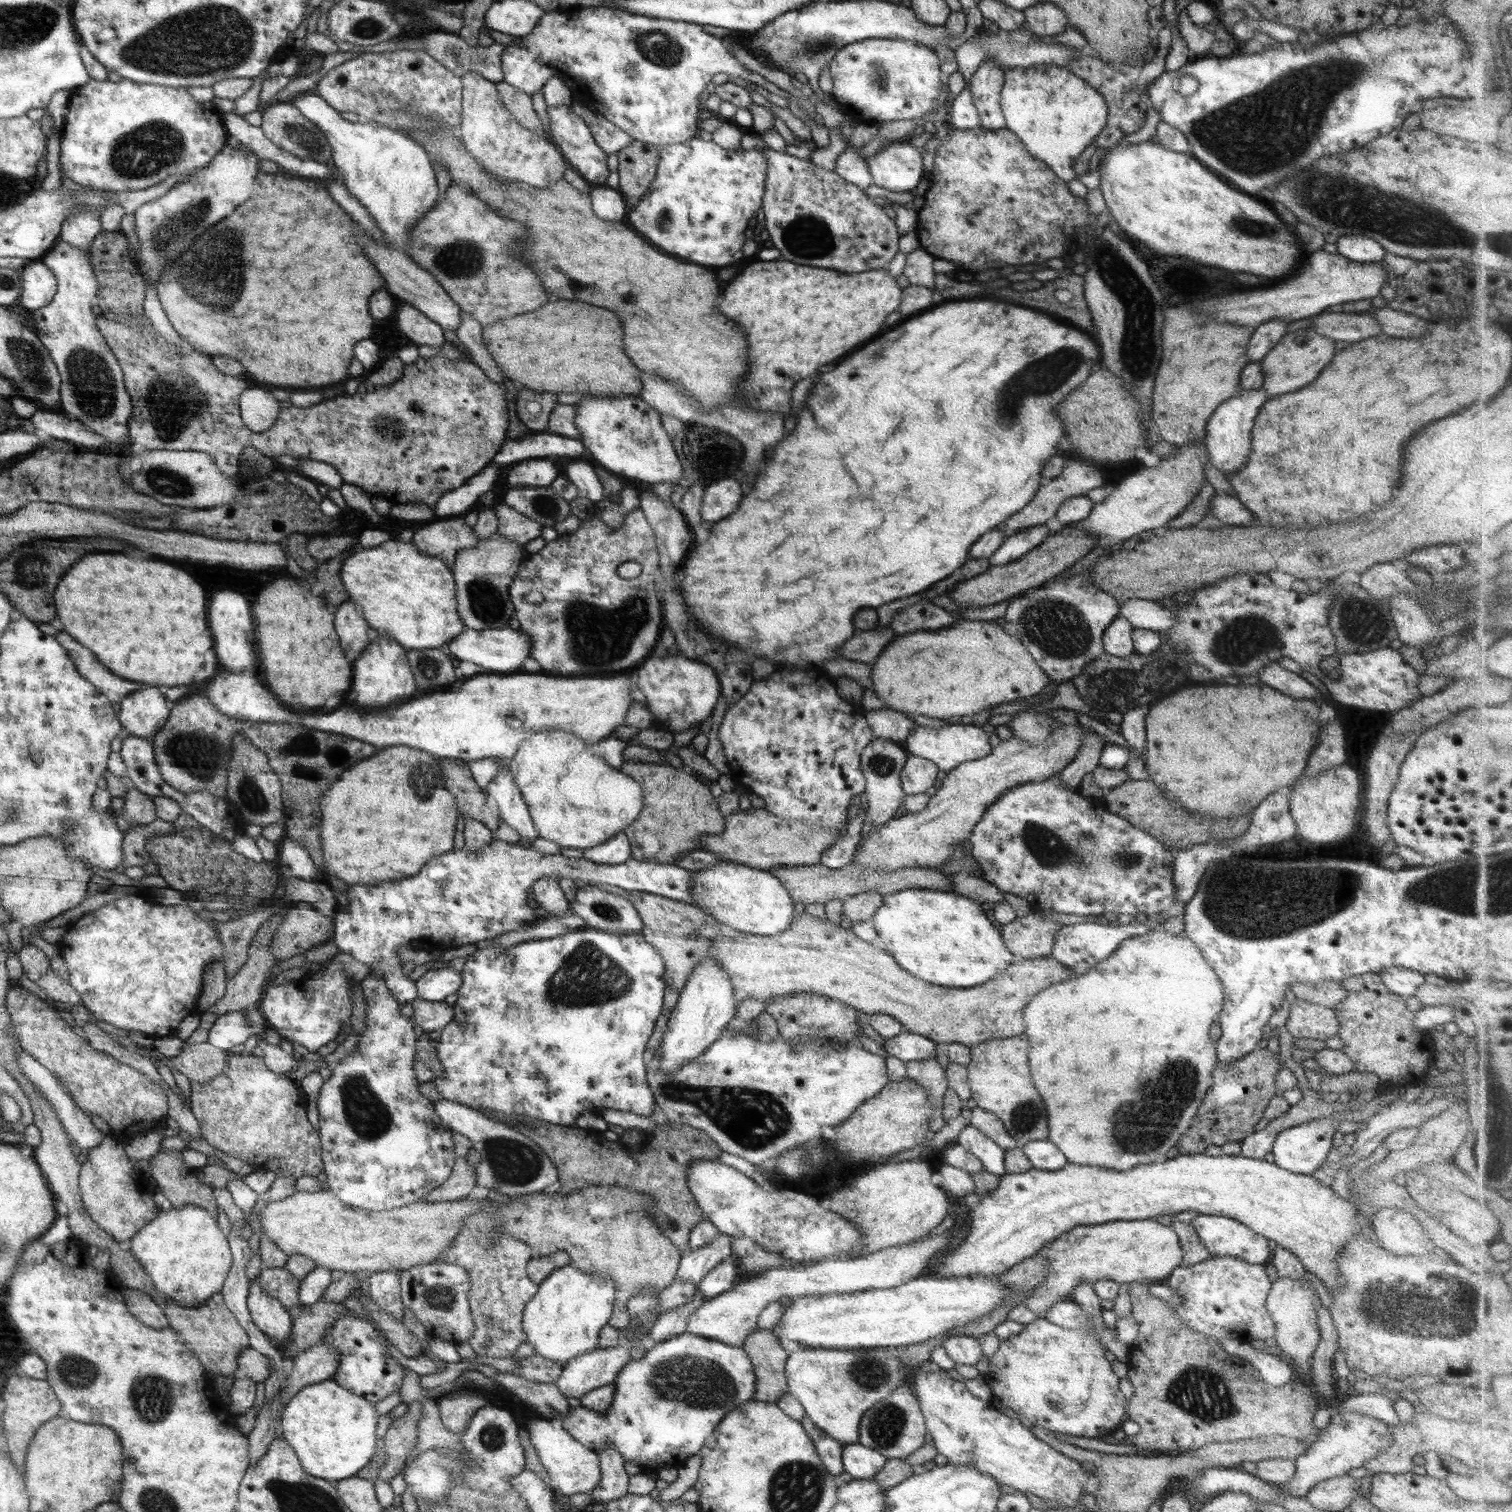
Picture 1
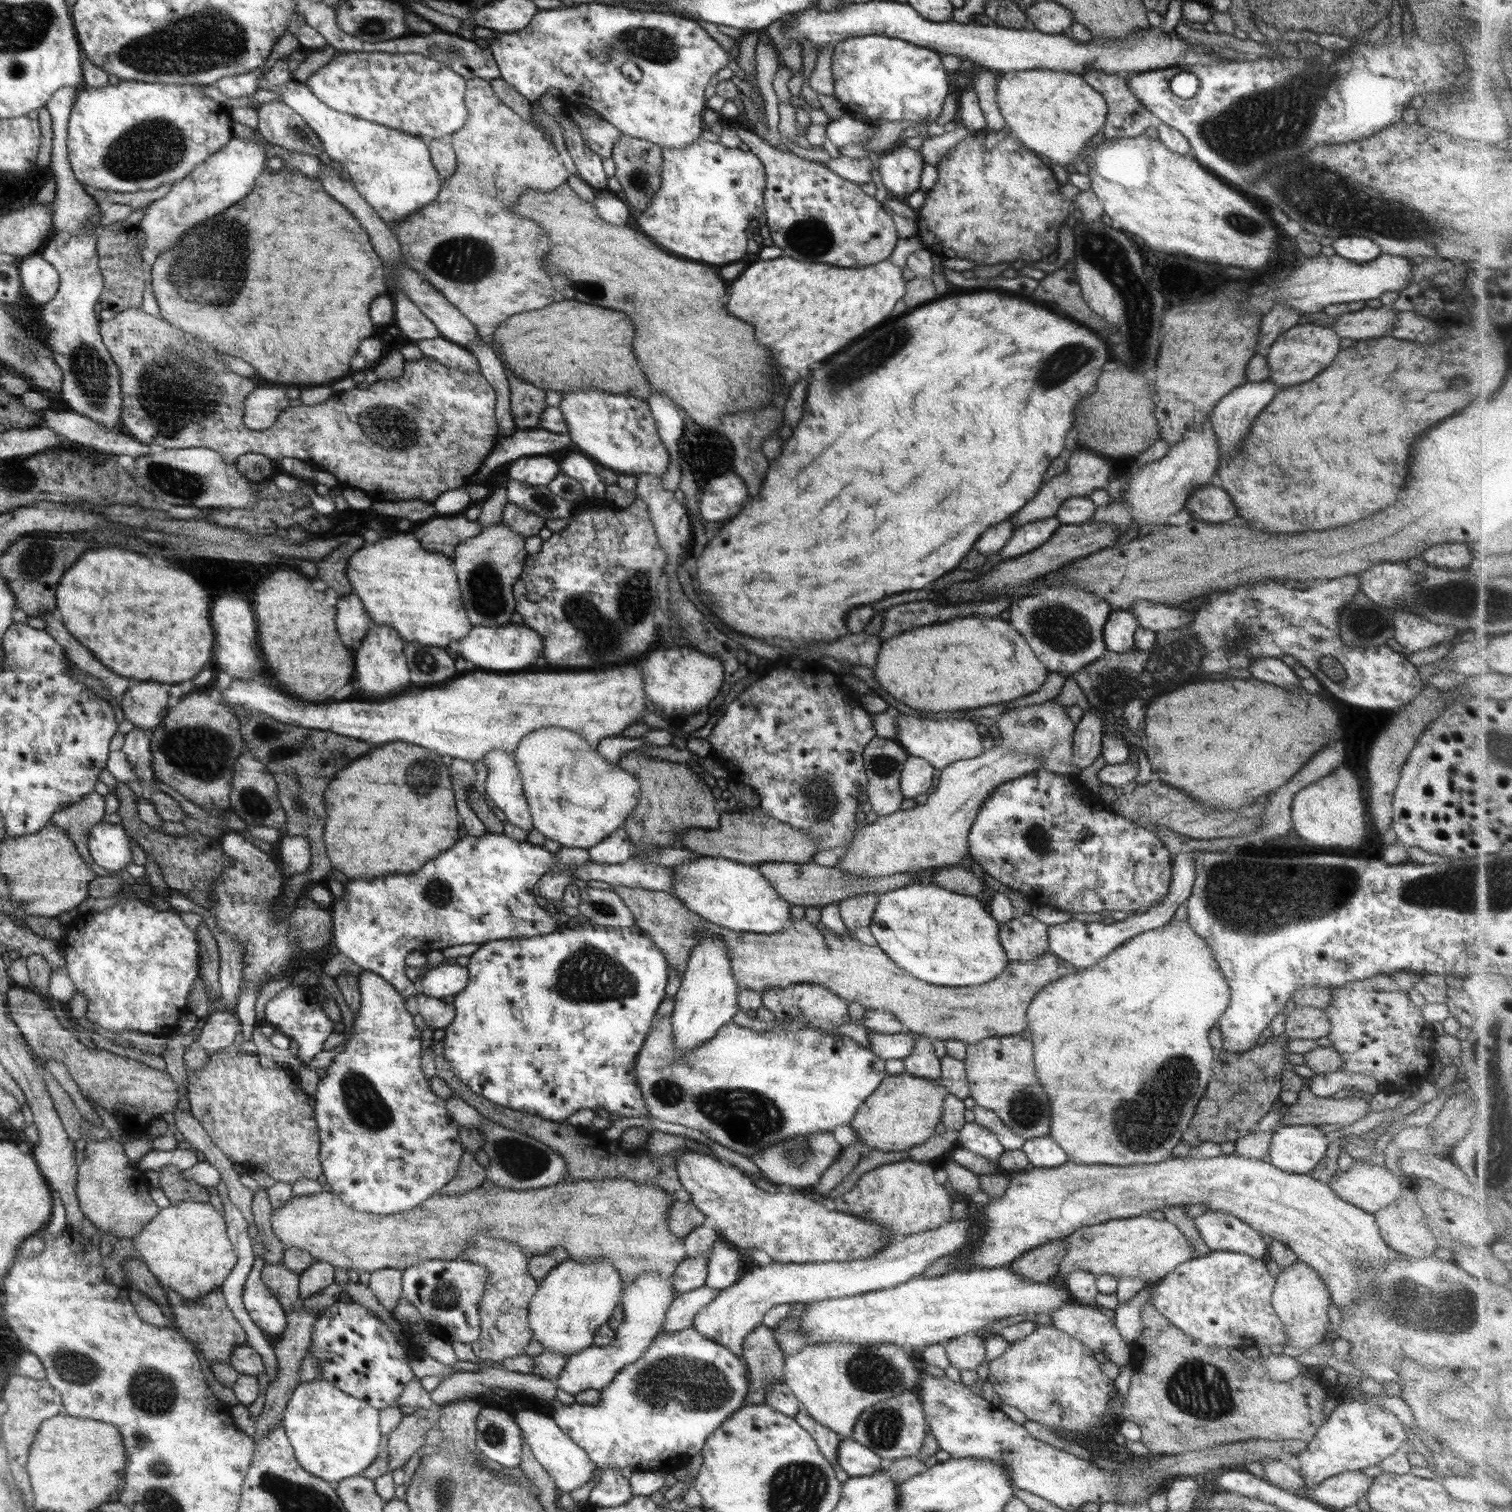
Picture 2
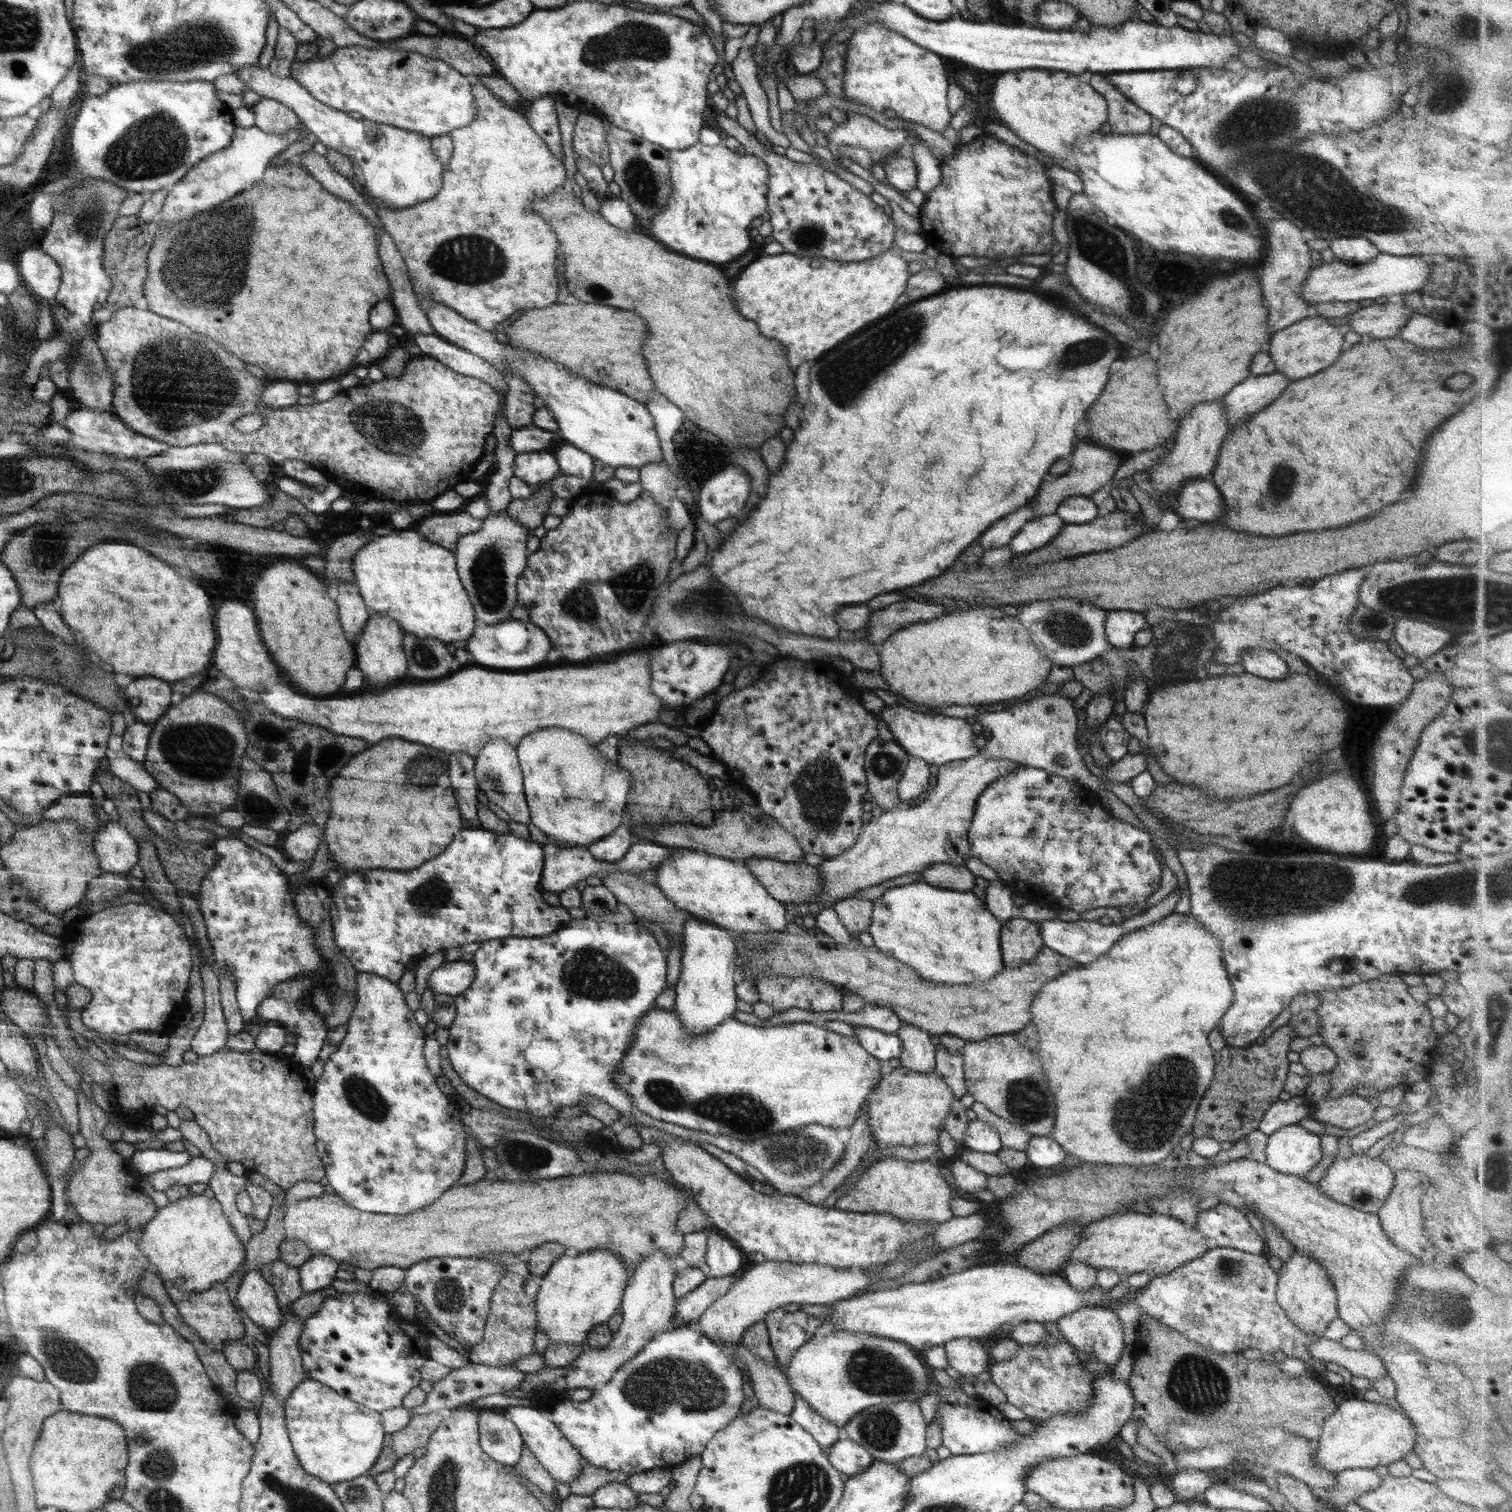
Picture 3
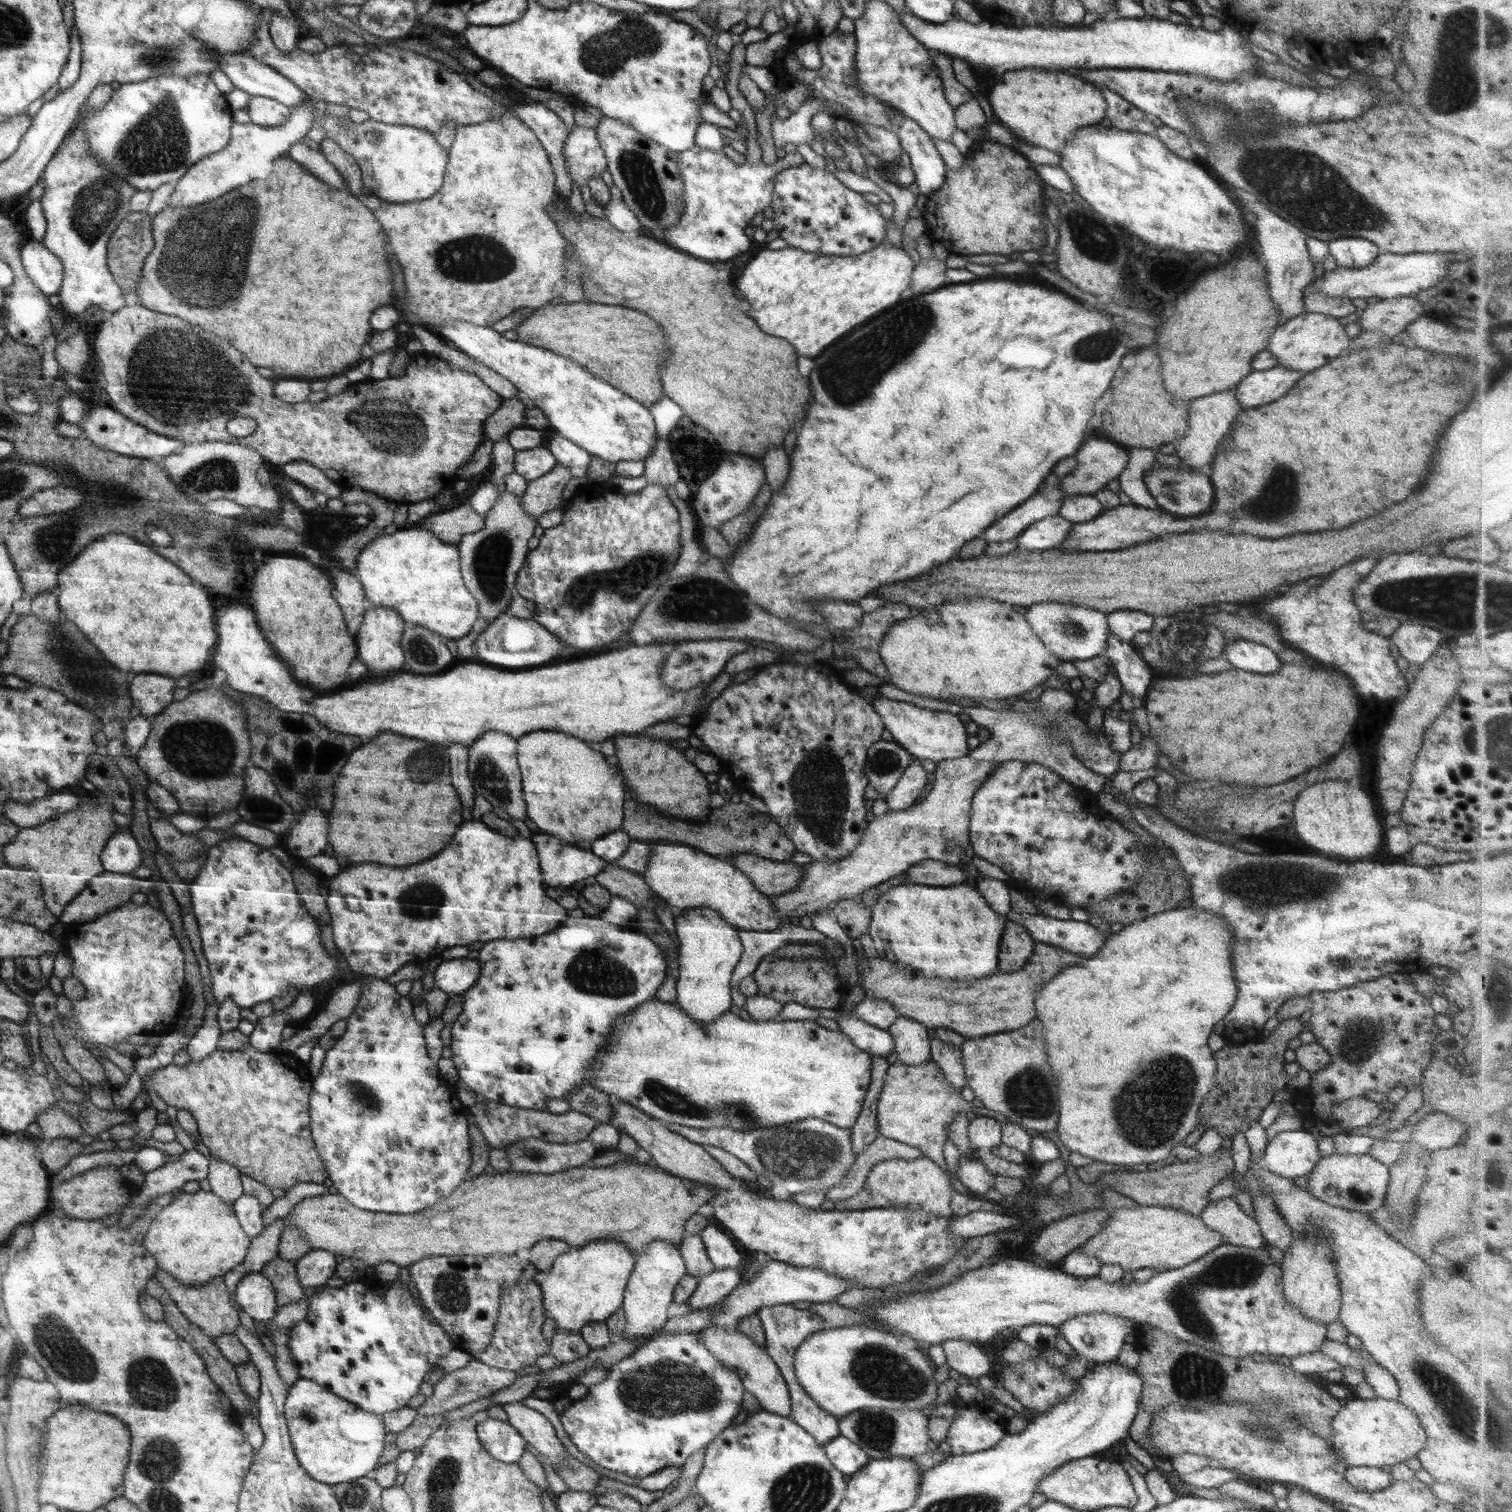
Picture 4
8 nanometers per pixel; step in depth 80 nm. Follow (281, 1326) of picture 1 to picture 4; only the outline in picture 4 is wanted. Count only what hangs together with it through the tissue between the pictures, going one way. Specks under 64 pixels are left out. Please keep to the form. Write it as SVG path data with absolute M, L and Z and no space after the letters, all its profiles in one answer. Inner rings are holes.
M252 1273L245 1276L236 1285L234 1296L242 1310L247 1312L253 1320L267 1322L273 1319L276 1312L276 1299L274 1289L269 1277L260 1273Z

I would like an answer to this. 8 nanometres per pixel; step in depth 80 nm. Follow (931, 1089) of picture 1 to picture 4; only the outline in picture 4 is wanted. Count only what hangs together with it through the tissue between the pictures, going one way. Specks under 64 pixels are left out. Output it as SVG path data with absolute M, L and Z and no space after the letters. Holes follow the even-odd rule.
M899 1016L887 1031L894 1039L894 1052L900 1063L921 1065L931 1058L928 1028L916 1020Z

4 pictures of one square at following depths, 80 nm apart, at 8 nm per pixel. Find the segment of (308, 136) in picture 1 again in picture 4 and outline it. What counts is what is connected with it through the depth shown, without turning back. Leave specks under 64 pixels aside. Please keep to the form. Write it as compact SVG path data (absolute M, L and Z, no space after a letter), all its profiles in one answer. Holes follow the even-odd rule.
M250 96L250 102L246 106L250 120L254 124L265 127L280 126L289 119L292 109L281 101L265 96Z

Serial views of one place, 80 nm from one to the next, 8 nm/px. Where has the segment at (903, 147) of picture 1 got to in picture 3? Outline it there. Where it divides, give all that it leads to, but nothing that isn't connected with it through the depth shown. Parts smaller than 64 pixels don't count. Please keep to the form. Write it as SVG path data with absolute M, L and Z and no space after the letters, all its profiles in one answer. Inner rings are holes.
M897 153L894 157L884 158L881 165L885 170L885 184L890 184L890 186L904 195L916 188L917 170L916 163L912 157L902 157Z

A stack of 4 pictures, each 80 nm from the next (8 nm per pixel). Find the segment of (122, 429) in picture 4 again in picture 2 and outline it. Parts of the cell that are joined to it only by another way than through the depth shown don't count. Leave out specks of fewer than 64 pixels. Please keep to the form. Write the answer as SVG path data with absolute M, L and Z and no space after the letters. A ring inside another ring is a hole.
M47 408L40 412L40 427L50 428L50 430L58 432L67 444L87 446L109 456L126 454L126 456L132 456L132 458L138 459L139 456L144 456L151 451L151 445L132 438L132 435L129 435L124 429L106 428L106 426L102 426L102 424L94 422L92 418L88 418L84 414L78 414L78 412L56 412Z

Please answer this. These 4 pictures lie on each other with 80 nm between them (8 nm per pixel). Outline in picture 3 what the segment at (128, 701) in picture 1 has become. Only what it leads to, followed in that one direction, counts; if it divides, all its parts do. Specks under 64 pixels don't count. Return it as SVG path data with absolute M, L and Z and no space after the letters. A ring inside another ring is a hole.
M148 676L136 678L122 689L136 720L152 725L172 706L170 696L173 690L170 686L170 682Z

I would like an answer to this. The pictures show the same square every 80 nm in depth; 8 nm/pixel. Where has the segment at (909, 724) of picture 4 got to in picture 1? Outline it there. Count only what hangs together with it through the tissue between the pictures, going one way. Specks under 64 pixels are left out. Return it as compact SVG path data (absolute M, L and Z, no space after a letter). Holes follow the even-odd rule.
M946 723L939 728L916 725L905 738L906 744L904 746L910 754L932 761L939 770L944 770L947 773L959 764L988 756L992 752L992 747L988 743L989 737L982 727L974 723Z

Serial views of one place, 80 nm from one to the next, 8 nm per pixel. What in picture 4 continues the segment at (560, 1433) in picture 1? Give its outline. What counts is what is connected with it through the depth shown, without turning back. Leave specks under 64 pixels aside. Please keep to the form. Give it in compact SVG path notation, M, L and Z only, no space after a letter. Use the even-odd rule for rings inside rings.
M521 1402L504 1404L501 1407L510 1419L508 1423L525 1438L527 1445L536 1448L546 1457L546 1462L551 1463L554 1470L557 1470L557 1466L565 1459L565 1447L557 1438L556 1431L546 1416Z

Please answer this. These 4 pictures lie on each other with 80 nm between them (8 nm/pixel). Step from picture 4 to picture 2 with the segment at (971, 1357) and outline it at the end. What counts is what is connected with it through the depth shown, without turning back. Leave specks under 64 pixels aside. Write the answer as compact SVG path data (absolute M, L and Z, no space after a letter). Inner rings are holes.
M964 1335L943 1343L950 1365L958 1371L974 1370L986 1361L984 1340L977 1335Z

